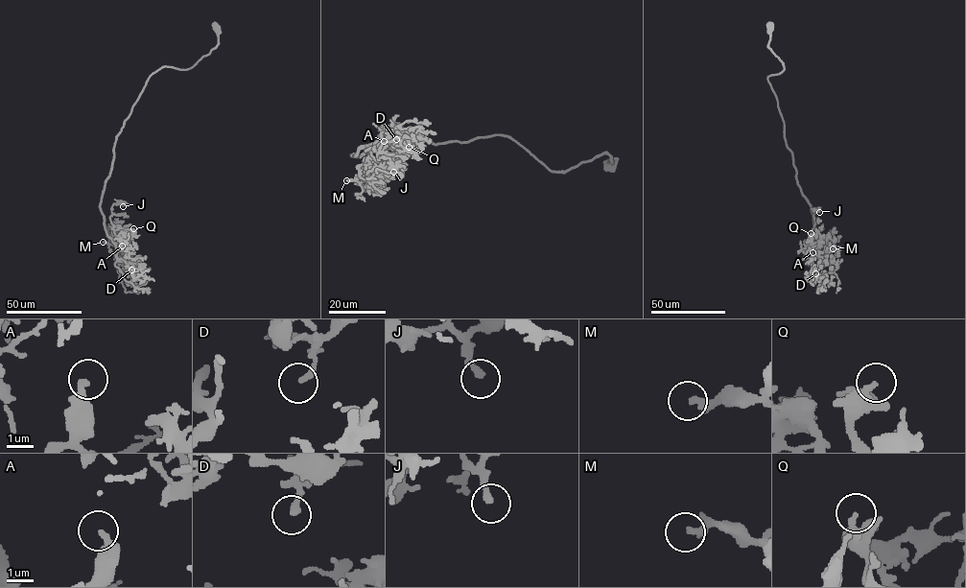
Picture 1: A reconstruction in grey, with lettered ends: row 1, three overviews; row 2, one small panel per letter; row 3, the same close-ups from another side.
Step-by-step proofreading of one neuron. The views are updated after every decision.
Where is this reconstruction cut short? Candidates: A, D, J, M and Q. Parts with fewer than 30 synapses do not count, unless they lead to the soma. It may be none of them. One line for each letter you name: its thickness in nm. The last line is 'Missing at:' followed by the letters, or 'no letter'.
Missing at: no letter

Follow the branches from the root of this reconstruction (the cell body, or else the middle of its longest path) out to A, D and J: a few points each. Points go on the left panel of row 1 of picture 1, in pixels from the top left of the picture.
A: (216, 27), (218, 44), (193, 66), (152, 74), (117, 137), (100, 209), (106, 235), (118, 249), (122, 246)
D: (216, 27), (218, 44), (193, 66), (162, 66), (152, 74), (116, 138), (100, 209), (116, 256), (131, 270)
J: (216, 27), (218, 45), (188, 68), (153, 72), (125, 121), (100, 204), (114, 239), (111, 207), (123, 206)

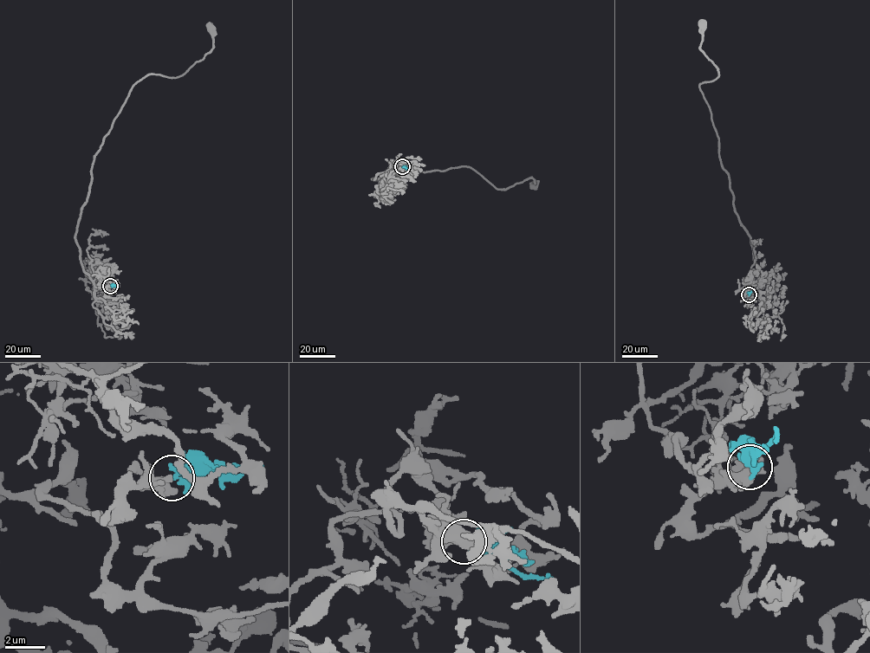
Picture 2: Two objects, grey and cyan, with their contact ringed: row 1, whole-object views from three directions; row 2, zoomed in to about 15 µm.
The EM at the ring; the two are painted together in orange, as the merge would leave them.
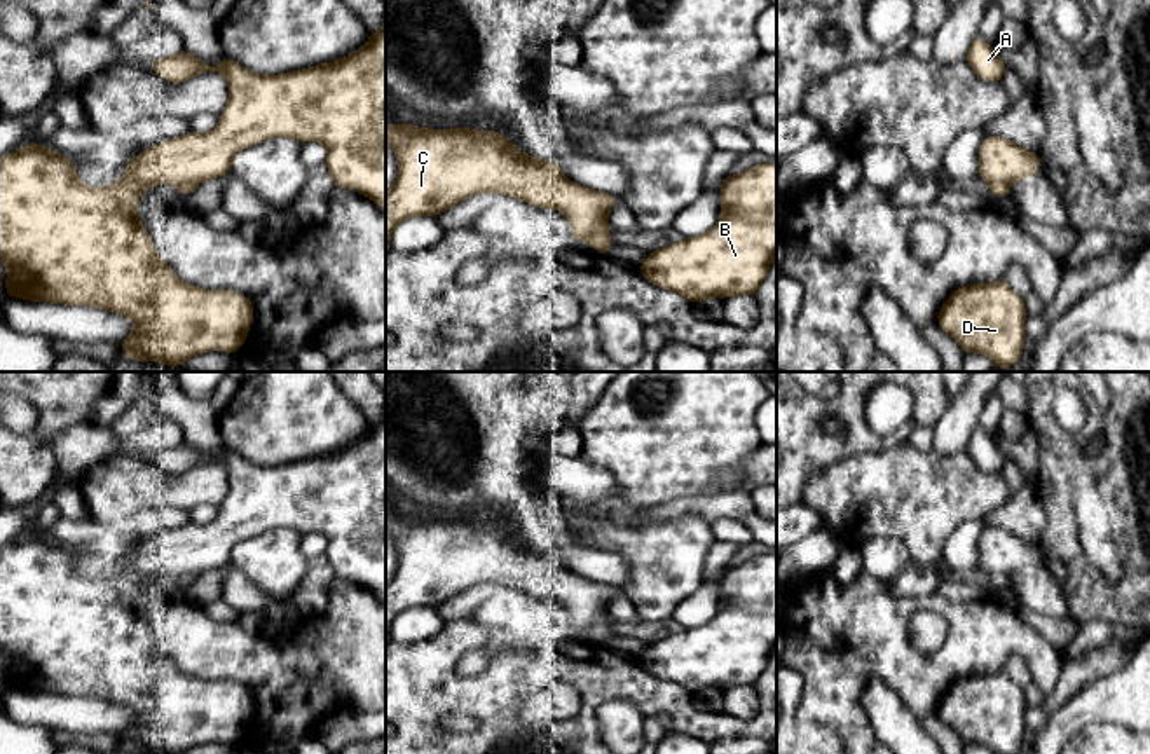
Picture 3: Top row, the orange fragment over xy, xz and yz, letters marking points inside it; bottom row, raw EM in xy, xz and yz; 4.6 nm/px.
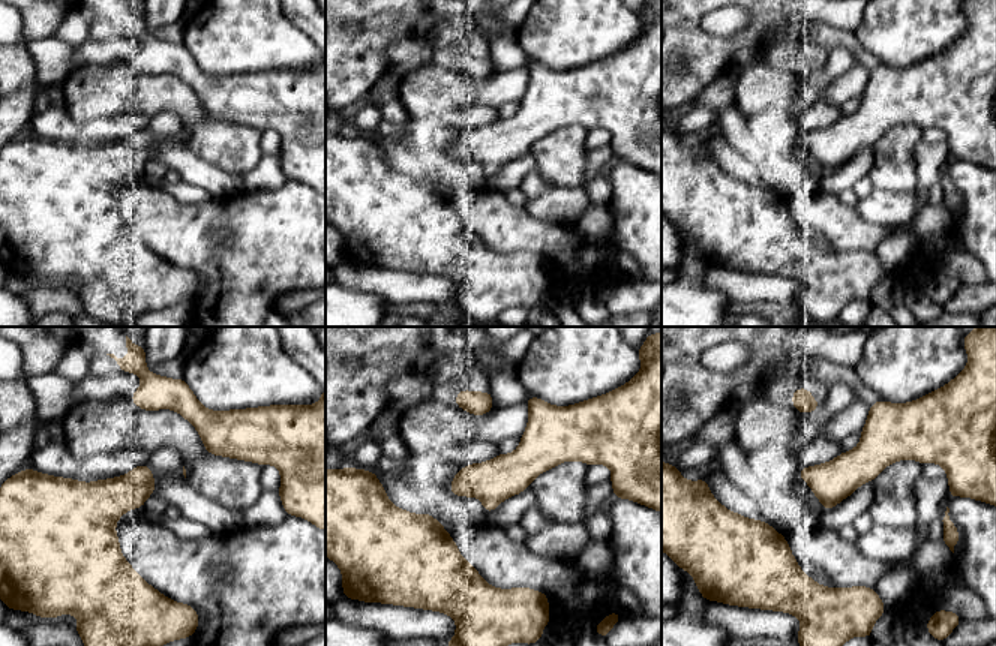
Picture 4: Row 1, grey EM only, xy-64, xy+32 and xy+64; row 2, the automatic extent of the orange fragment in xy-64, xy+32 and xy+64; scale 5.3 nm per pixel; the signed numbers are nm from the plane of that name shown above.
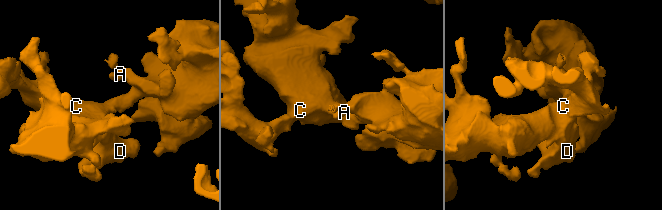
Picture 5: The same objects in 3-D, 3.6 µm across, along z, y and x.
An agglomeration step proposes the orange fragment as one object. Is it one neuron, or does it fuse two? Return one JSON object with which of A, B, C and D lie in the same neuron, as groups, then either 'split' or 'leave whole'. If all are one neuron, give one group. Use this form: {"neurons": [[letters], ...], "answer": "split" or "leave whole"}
{"neurons": [["A", "B", "C", "D"]], "answer": "leave whole"}

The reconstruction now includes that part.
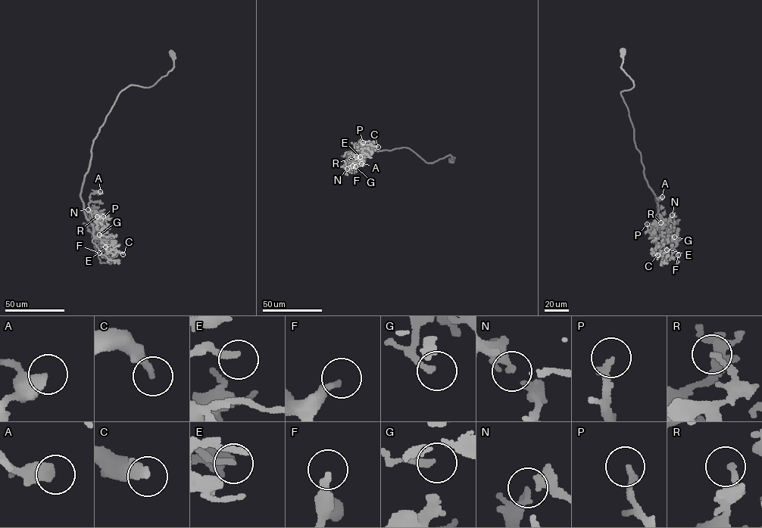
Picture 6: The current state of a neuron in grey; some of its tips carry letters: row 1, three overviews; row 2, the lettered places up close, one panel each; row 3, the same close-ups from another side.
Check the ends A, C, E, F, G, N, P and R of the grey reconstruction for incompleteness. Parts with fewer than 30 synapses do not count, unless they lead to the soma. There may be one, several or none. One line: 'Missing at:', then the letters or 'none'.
Missing at: E, F, G, P

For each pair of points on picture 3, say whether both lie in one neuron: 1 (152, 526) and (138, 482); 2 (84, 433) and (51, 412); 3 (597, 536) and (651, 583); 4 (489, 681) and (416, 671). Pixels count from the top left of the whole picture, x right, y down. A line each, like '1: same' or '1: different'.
1: different
2: different
3: same
4: same

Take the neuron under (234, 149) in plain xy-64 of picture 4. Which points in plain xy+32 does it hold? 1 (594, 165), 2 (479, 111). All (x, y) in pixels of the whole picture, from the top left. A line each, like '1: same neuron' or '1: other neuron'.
1: other neuron
2: other neuron

